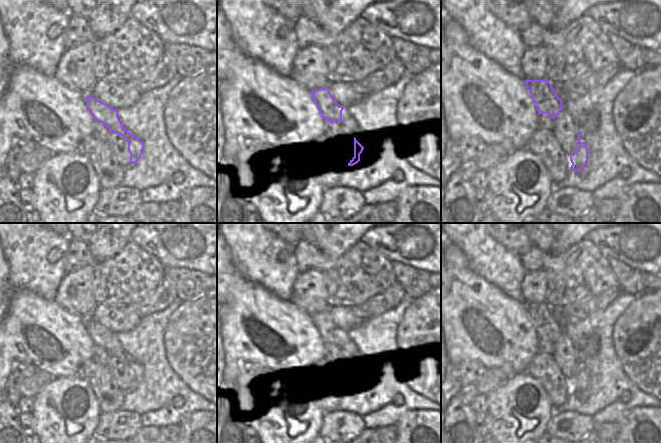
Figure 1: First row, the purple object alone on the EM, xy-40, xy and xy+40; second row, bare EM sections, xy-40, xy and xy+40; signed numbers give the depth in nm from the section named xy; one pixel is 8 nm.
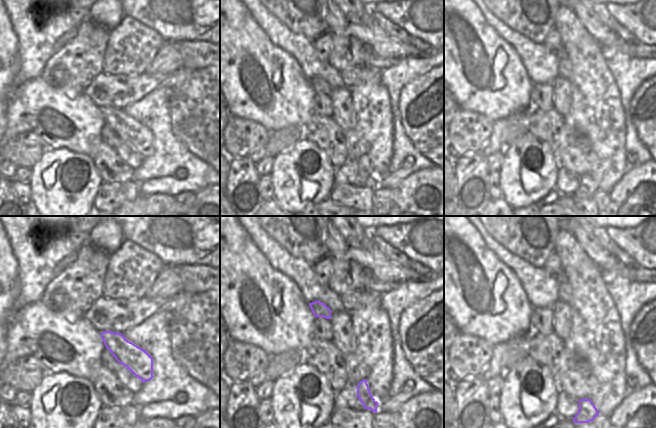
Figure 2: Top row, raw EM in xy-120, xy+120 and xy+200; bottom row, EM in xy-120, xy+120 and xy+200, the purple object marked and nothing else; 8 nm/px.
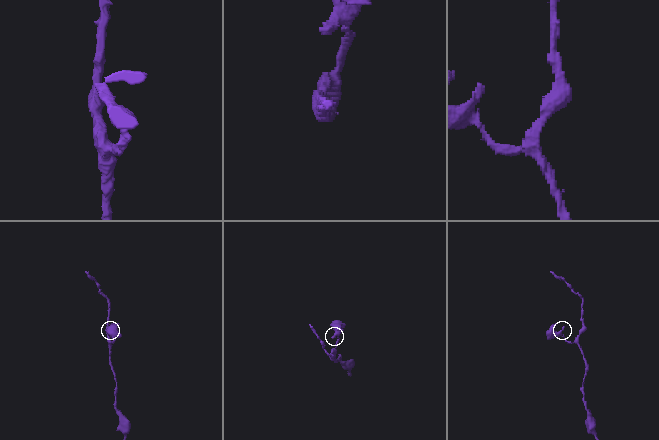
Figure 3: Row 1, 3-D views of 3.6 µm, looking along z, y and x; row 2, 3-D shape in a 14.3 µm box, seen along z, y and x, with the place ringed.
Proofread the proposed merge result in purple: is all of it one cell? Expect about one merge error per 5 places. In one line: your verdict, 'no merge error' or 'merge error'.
no merge error

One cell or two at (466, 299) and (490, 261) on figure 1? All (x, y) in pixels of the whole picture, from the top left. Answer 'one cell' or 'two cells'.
two cells

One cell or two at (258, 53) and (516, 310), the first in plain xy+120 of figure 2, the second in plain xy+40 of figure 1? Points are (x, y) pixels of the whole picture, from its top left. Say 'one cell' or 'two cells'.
one cell

